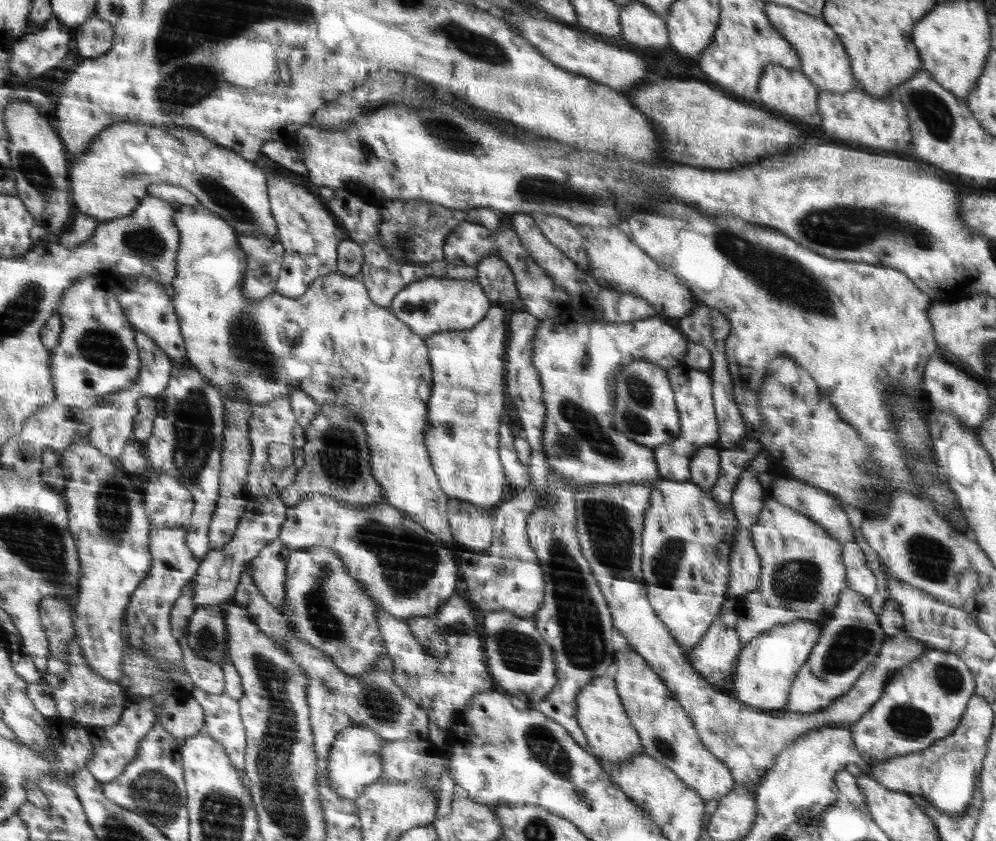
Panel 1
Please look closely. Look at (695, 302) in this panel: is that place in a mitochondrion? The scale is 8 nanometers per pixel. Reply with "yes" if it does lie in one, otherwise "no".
no

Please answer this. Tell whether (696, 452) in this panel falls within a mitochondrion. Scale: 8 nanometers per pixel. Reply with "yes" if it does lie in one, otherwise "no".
no

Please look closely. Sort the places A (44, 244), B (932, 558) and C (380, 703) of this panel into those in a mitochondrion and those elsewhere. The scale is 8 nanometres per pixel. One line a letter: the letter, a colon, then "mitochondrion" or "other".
A: other
B: mitochondrion
C: mitochondrion

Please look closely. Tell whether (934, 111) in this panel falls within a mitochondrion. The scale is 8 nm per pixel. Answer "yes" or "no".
yes

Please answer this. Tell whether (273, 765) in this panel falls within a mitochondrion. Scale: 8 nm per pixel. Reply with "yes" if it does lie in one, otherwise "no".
yes

